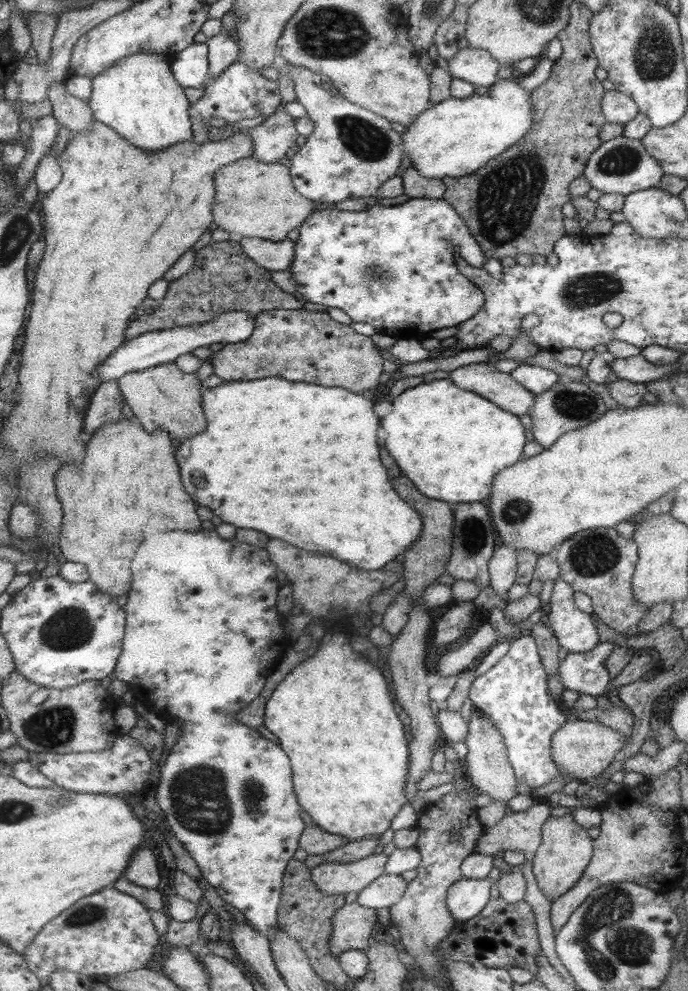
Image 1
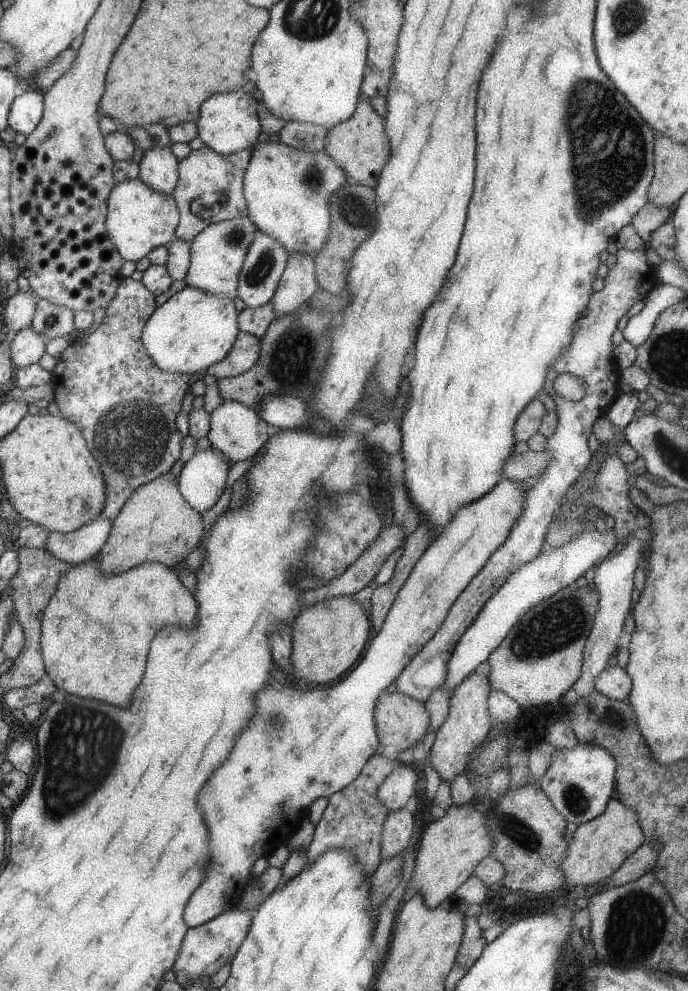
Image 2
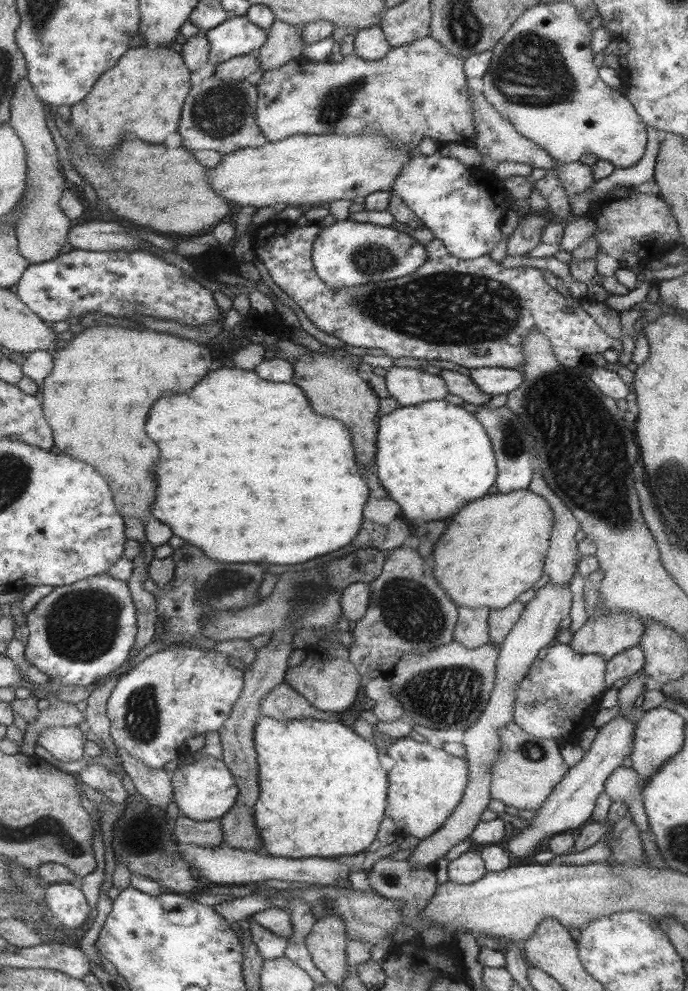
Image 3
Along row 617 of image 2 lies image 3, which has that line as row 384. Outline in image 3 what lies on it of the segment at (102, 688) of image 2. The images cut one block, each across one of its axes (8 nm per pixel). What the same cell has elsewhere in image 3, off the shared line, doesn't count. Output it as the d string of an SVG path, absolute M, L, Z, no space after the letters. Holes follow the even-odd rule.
M96 324L91 328L84 329L79 334L73 335L73 338L69 342L62 344L61 347L54 350L53 359L55 359L55 368L53 372L47 376L41 386L40 399L44 403L45 416L54 430L56 450L60 452L63 450L65 454L73 454L75 458L96 466L97 470L105 476L105 480L109 482L109 486L112 487L117 510L120 511L125 518L141 518L145 512L150 512L149 508L151 508L153 498L155 498L155 480L153 480L151 468L153 468L153 464L159 460L159 450L157 450L157 446L155 446L155 444L145 436L145 432L143 432L143 424L145 424L147 412L149 412L151 404L157 400L157 396L165 396L165 394L173 394L173 392L187 392L187 390L191 390L191 388L207 374L209 364L211 364L211 356L207 354L207 350L203 348L203 344L202 346L197 346L197 344L193 344L193 340L179 338L179 336L169 333L155 332L155 330L149 330L145 327L123 328L107 324ZM77 414L79 414L79 420L77 420ZM113 418L115 418L115 422L117 422L117 420L125 420L125 422L107 424L107 422L111 422ZM99 420L107 420L107 422L99 422ZM129 450L131 450L131 452L129 452Z

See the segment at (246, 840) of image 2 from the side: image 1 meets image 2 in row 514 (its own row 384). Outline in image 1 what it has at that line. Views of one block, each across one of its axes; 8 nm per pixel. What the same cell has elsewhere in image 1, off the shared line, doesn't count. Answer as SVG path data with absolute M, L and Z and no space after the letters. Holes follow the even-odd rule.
M492 362L460 366L448 374L448 379L461 390L473 391L517 416L529 414L535 404L531 391L525 390L512 375L498 371Z

